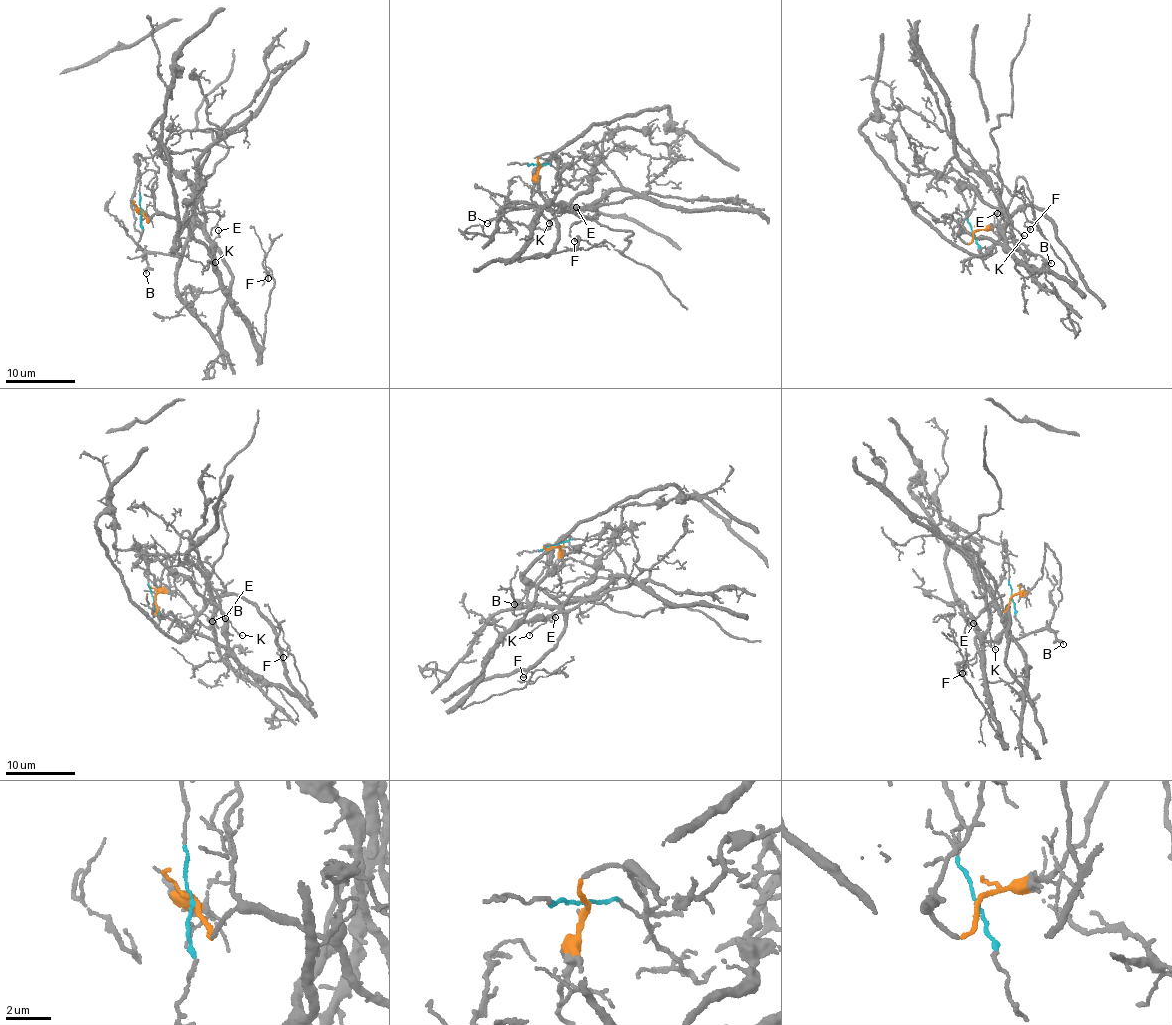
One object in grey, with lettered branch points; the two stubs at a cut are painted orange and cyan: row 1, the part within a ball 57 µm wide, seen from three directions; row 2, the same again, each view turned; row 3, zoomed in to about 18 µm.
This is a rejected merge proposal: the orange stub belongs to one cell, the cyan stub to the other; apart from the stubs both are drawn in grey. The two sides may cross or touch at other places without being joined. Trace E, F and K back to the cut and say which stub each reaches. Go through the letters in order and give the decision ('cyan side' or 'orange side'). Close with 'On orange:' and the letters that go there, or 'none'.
E: orange side
F: orange side
K: orange side
On orange: E, F, K

